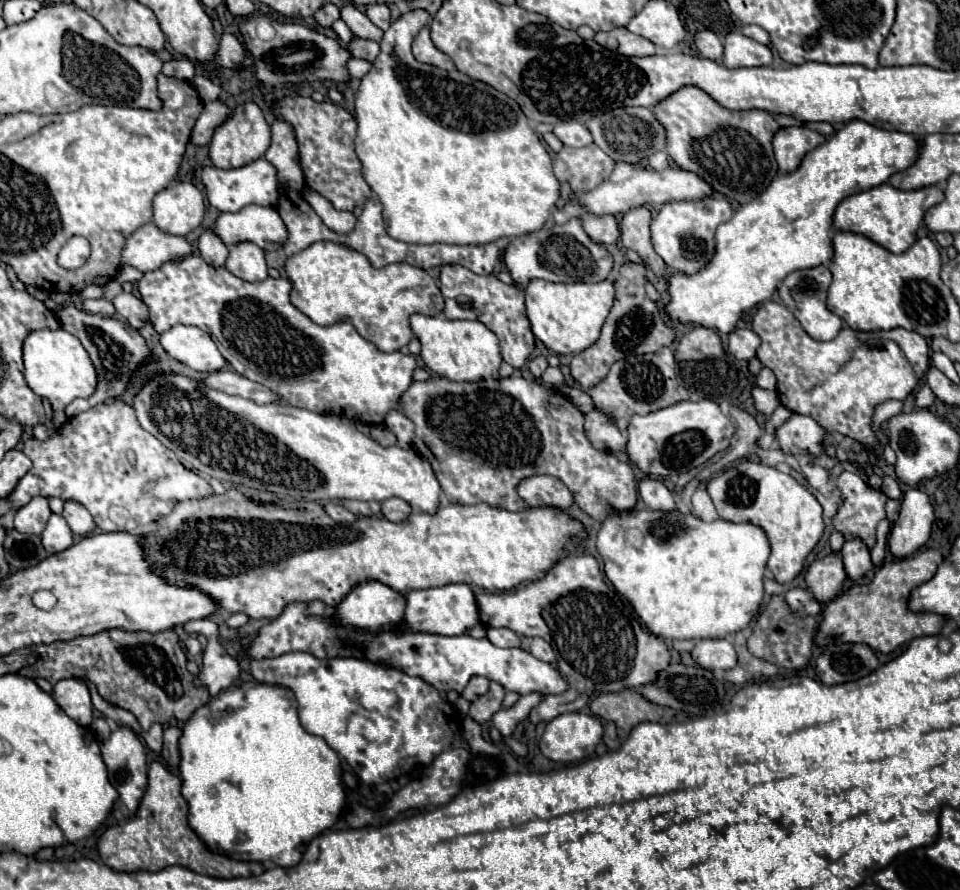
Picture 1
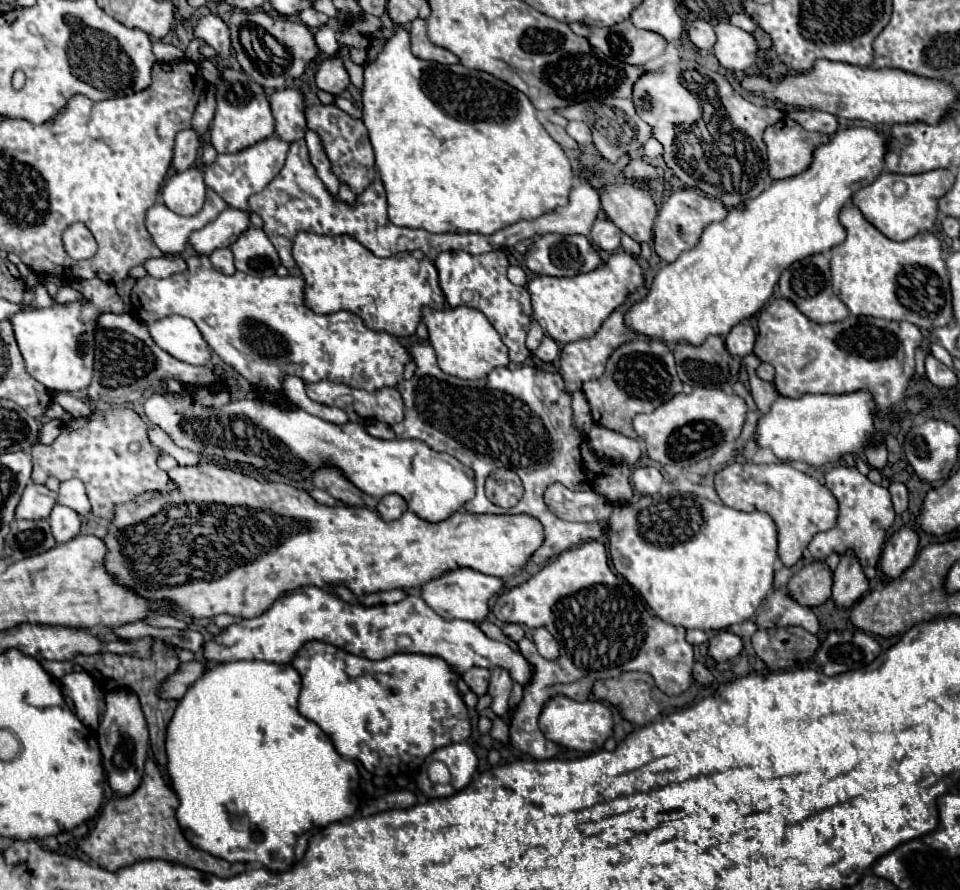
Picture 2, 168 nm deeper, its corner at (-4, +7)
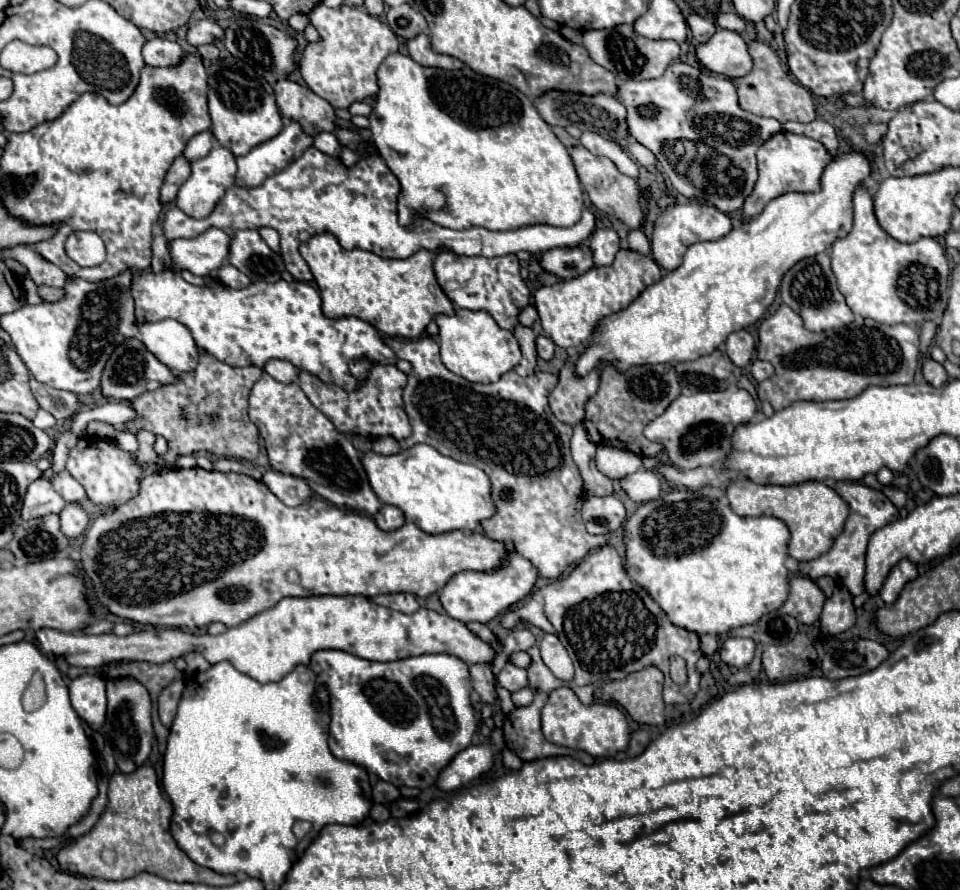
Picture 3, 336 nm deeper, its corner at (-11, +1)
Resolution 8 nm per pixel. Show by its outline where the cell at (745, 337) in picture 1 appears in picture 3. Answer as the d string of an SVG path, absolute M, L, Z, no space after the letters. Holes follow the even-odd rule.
M738 330L738 332L730 334L726 340L726 354L740 368L744 368L752 362L754 350L756 350L756 342L754 342L752 334L746 330Z

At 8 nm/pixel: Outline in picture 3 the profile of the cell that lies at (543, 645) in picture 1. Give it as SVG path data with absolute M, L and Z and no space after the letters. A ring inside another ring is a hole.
M544 634L542 642L540 642L540 654L544 664L550 668L550 672L564 680L564 682L572 682L574 678L574 666L572 660L566 652L566 648L560 644L560 640L554 634Z

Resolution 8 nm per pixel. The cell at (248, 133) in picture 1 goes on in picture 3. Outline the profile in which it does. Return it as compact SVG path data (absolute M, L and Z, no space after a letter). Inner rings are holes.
M234 56L220 58L220 60L216 60L216 62L212 62L208 66L208 84L210 84L210 90L208 90L208 108L210 108L210 118L212 118L212 134L218 140L218 144L224 146L224 148L228 148L234 156L248 154L254 146L258 146L258 144L274 138L282 130L284 122L282 122L280 112L278 112L272 86L268 82L264 82L264 78L256 76L256 72L248 64L240 62Z

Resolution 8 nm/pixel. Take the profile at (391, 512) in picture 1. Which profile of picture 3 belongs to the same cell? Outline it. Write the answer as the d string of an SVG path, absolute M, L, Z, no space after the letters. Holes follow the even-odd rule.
M384 504L384 506L374 514L374 522L376 522L382 530L398 530L406 520L404 520L404 512L402 512L398 506Z

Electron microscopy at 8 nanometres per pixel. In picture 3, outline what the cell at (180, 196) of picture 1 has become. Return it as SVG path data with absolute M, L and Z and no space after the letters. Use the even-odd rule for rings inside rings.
M216 144L206 158L192 162L192 174L180 186L178 196L176 196L176 206L190 218L206 218L214 210L216 202L224 196L224 190L228 190L234 184L234 176L236 176L236 160L234 160L232 152L224 150L224 146Z

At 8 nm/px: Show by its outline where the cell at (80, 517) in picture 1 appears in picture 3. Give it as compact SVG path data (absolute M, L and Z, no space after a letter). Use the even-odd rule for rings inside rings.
M62 472L58 476L52 476L50 478L54 490L66 500L66 502L74 502L74 504L80 504L86 500L86 490L84 486L80 486L80 482L76 482L68 472Z

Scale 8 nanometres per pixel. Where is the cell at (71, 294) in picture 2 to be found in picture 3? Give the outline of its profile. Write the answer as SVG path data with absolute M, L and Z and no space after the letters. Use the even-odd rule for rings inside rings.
M40 286L40 296L46 300L46 302L58 302L64 298L64 290L62 288L48 288L48 286Z

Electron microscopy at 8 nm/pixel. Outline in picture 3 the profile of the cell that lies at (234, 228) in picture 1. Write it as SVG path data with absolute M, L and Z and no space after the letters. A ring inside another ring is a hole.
M210 228L192 240L170 242L174 268L190 270L196 276L208 276L218 270L230 254L232 236L220 228Z

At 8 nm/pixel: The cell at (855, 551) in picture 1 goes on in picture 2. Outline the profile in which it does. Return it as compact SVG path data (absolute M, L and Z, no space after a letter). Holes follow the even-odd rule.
M845 554L839 566L833 572L833 592L831 600L835 606L851 608L869 588L869 582L863 574L863 568L855 554Z

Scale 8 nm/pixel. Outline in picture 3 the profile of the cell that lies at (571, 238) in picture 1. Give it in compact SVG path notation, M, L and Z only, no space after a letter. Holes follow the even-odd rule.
M580 244L574 248L552 248L542 252L540 266L558 280L574 280L594 268L594 260L588 244Z

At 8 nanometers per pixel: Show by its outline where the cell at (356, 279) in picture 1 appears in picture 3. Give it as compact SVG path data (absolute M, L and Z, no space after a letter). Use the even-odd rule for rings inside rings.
M318 234L300 246L300 254L310 266L310 272L318 284L322 296L322 312L326 318L344 318L354 316L360 318L386 336L400 338L420 338L436 314L452 314L454 306L442 292L434 276L434 258L428 250L418 250L414 256L406 260L386 260L368 250L344 250L334 234Z

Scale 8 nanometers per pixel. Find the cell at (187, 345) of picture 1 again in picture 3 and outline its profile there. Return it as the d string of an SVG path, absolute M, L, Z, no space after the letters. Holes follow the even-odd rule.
M172 318L140 326L140 340L174 372L192 372L198 364L198 346L192 332Z

